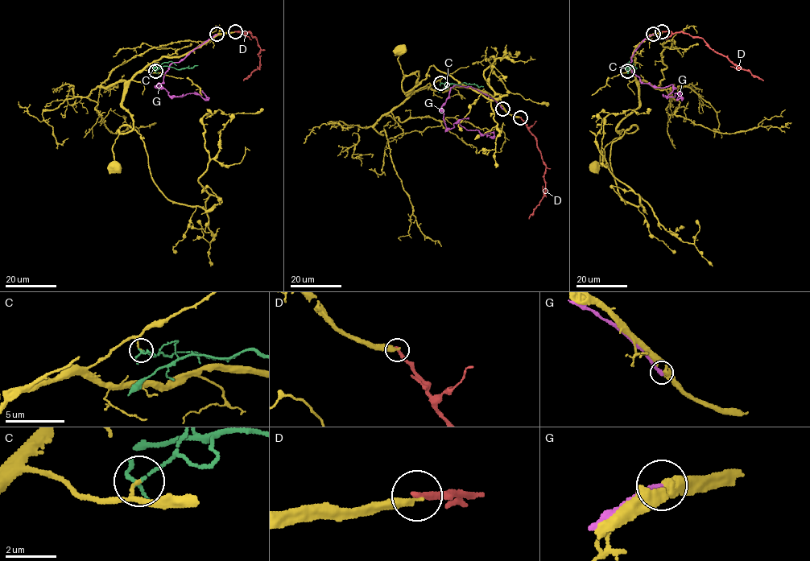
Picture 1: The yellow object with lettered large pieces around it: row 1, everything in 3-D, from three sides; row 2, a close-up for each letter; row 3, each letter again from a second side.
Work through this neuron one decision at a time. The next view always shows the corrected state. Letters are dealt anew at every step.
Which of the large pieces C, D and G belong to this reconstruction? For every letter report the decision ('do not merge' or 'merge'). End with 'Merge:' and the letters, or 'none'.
C: do not merge
D: do not merge
G: do not merge
Merge: none

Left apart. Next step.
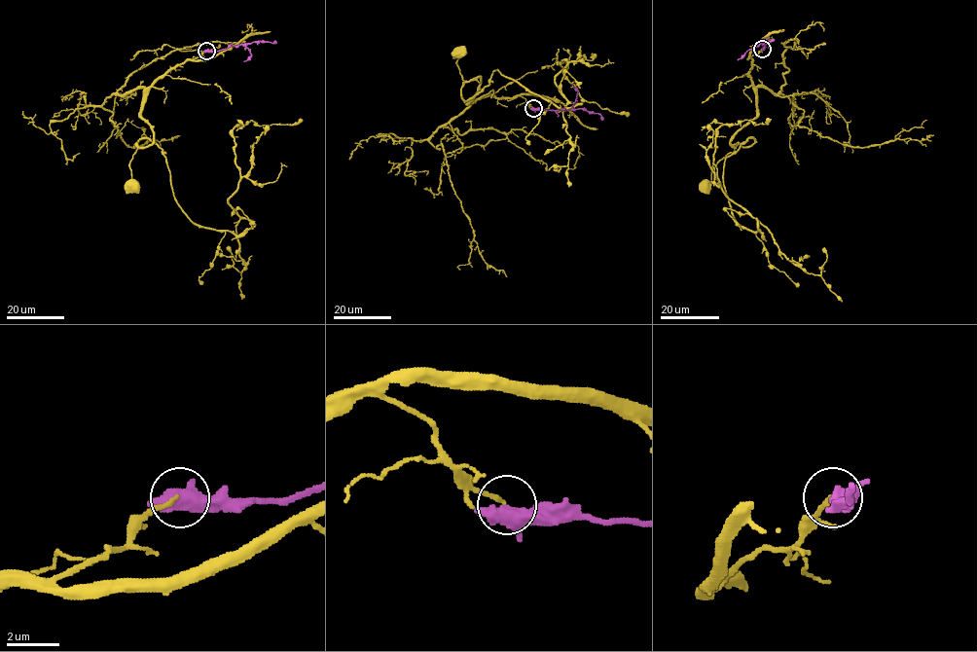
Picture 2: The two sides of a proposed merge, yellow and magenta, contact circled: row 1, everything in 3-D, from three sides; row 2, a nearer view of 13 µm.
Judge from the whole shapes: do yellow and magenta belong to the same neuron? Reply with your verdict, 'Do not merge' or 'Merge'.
Do not merge

